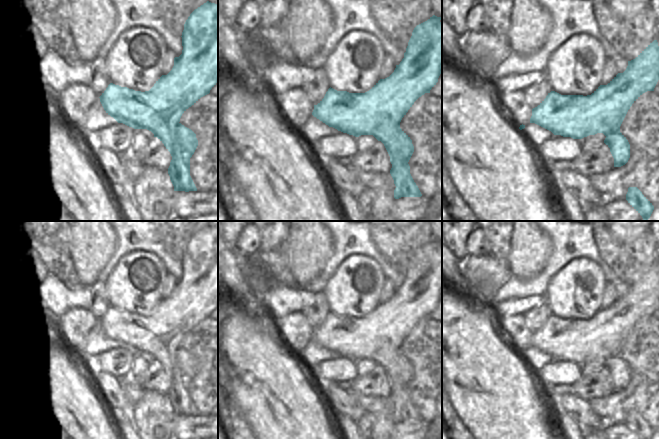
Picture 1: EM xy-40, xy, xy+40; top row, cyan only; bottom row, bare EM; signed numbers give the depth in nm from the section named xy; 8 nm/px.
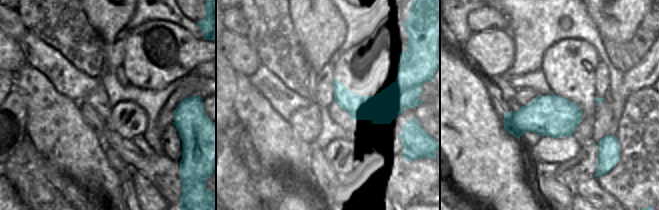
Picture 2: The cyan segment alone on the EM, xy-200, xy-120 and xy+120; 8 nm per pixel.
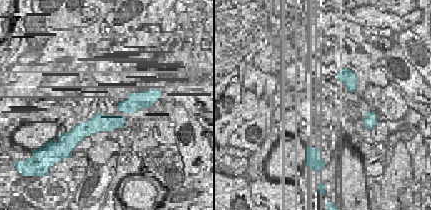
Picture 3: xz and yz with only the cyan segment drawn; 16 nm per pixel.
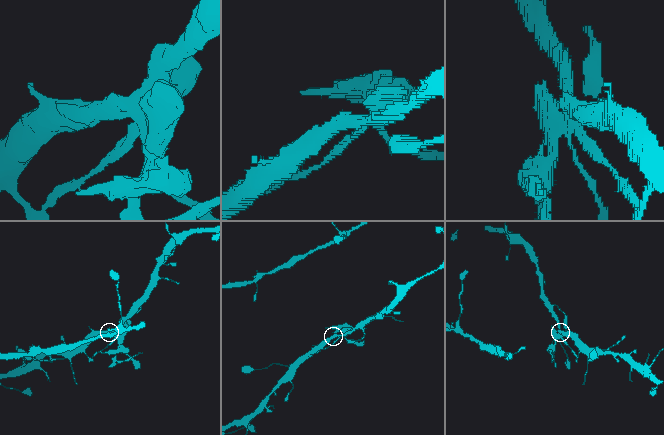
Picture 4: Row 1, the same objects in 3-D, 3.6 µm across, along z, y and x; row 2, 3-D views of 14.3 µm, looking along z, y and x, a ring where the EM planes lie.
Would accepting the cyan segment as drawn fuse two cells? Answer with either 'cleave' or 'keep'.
keep

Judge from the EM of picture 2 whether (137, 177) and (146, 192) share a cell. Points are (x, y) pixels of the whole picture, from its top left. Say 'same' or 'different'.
same

